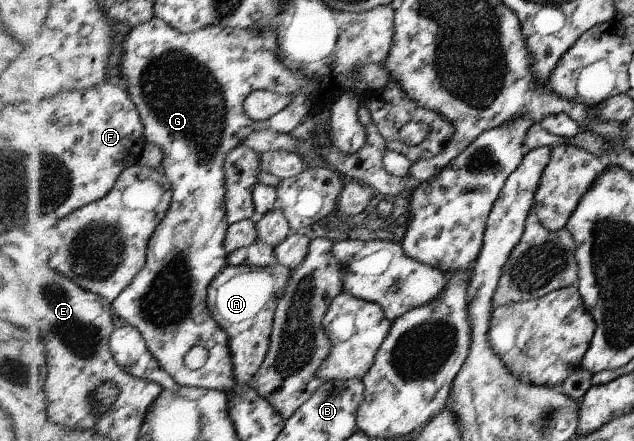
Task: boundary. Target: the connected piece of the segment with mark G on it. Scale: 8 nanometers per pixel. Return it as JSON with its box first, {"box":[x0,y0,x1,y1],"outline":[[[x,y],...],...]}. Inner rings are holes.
{"box":[112,17,317,398],"outline":[[[155,17],[151,22],[146,22],[141,26],[133,27],[123,42],[123,55],[121,58],[121,78],[123,78],[123,84],[128,89],[129,94],[133,97],[135,104],[139,107],[141,113],[141,120],[145,124],[145,138],[148,142],[157,144],[162,147],[164,153],[164,159],[162,166],[169,176],[169,180],[173,184],[174,197],[173,206],[167,213],[167,218],[161,222],[161,226],[157,229],[149,249],[149,262],[142,270],[137,278],[133,280],[133,284],[129,288],[125,289],[125,292],[121,294],[120,298],[112,303],[115,315],[119,322],[140,328],[140,331],[145,336],[145,340],[148,340],[149,348],[153,353],[153,356],[162,364],[162,367],[177,380],[179,384],[187,385],[190,387],[203,387],[213,390],[222,390],[227,392],[227,396],[231,398],[233,396],[233,388],[237,386],[237,376],[235,376],[235,360],[233,360],[233,350],[231,350],[231,338],[229,338],[229,332],[217,322],[213,312],[211,312],[211,306],[209,306],[209,288],[213,286],[213,280],[229,266],[229,248],[225,246],[225,242],[229,238],[229,228],[233,226],[229,222],[229,204],[227,201],[227,156],[237,150],[241,145],[245,145],[247,138],[254,132],[261,132],[261,130],[276,130],[277,134],[290,135],[293,130],[300,126],[303,120],[309,116],[309,96],[311,92],[317,88],[317,82],[313,82],[311,78],[307,78],[303,72],[293,72],[289,70],[283,62],[281,62],[281,56],[277,56],[277,26],[263,26],[263,28],[225,28],[221,24],[213,24],[204,28],[203,30],[192,32],[189,34],[183,34],[179,32],[179,29],[173,28],[173,25],[167,24],[165,20]],[[256,90],[270,90],[277,92],[277,94],[291,94],[293,100],[291,104],[286,108],[283,108],[281,112],[277,113],[274,117],[267,119],[266,121],[253,120],[247,112],[245,112],[245,100],[253,94]],[[195,346],[203,346],[208,352],[209,356],[207,362],[200,368],[191,370],[187,364],[185,364],[185,358],[187,354],[195,348]]]}

